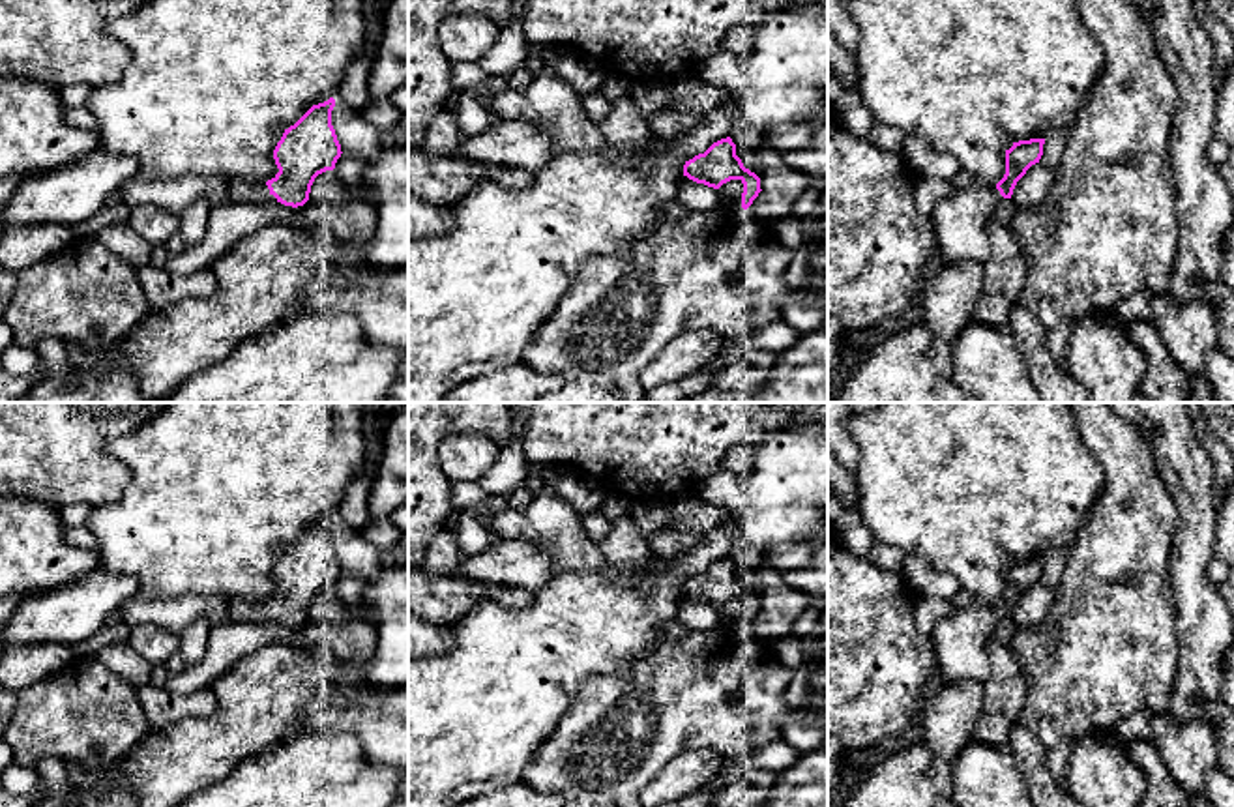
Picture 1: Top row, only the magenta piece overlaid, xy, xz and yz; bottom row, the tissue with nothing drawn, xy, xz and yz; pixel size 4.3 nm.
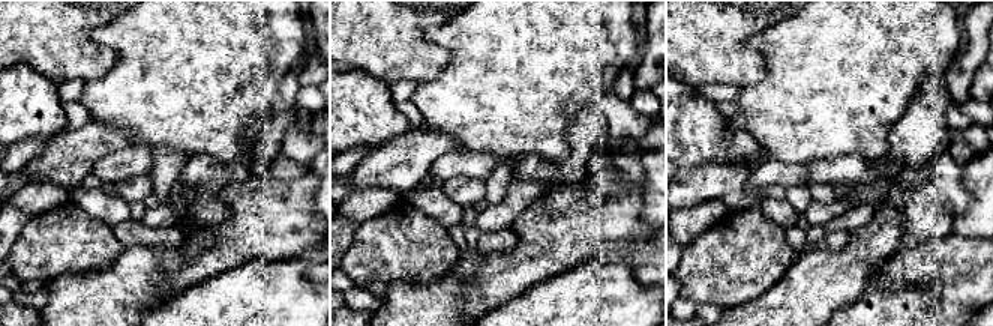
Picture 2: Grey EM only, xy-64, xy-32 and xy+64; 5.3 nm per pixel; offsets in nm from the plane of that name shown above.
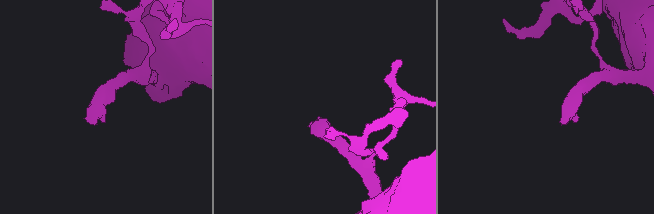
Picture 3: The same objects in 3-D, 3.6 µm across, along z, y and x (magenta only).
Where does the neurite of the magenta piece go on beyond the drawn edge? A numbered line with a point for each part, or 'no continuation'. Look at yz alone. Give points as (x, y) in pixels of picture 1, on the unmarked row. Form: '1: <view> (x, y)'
1: yz (959, 639)

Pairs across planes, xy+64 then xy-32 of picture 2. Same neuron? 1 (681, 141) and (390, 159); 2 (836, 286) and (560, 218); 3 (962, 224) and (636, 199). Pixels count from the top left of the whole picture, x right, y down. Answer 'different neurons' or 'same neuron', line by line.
1: different neurons
2: same neuron
3: different neurons

